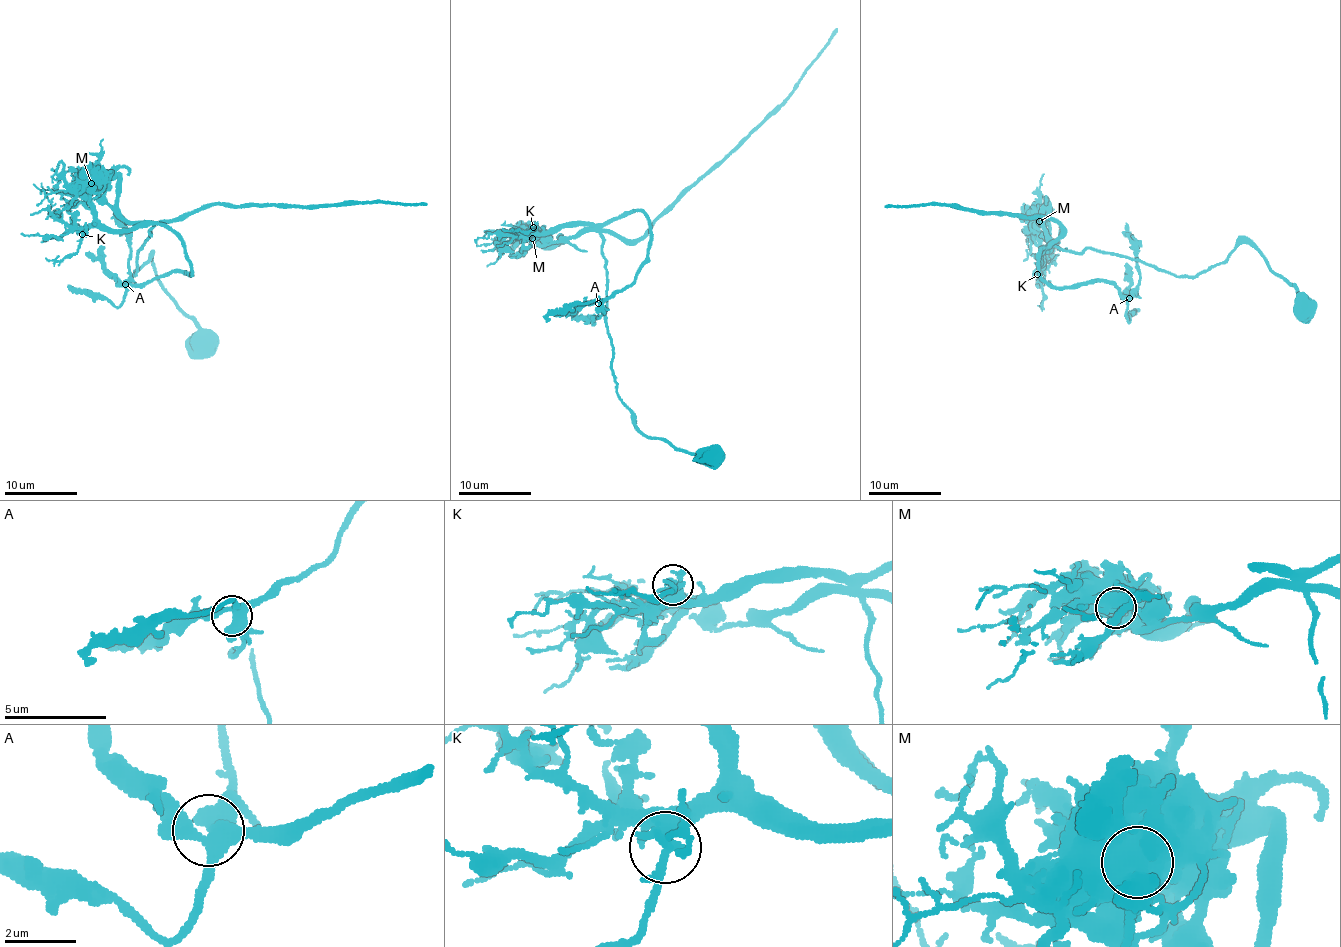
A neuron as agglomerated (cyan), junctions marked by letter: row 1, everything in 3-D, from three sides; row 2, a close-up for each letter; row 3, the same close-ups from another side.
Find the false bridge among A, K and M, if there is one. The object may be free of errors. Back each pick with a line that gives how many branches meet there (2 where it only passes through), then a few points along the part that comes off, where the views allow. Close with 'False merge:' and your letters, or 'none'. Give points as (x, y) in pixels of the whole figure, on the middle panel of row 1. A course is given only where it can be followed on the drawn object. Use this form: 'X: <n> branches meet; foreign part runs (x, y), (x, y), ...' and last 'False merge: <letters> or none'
M: 1 branches meet; foreign part runs (532, 238), (542, 242), (572, 238), (580, 232), (612, 232), (625, 239), (639, 238), (780, 105), (836, 29)
False merge: M

